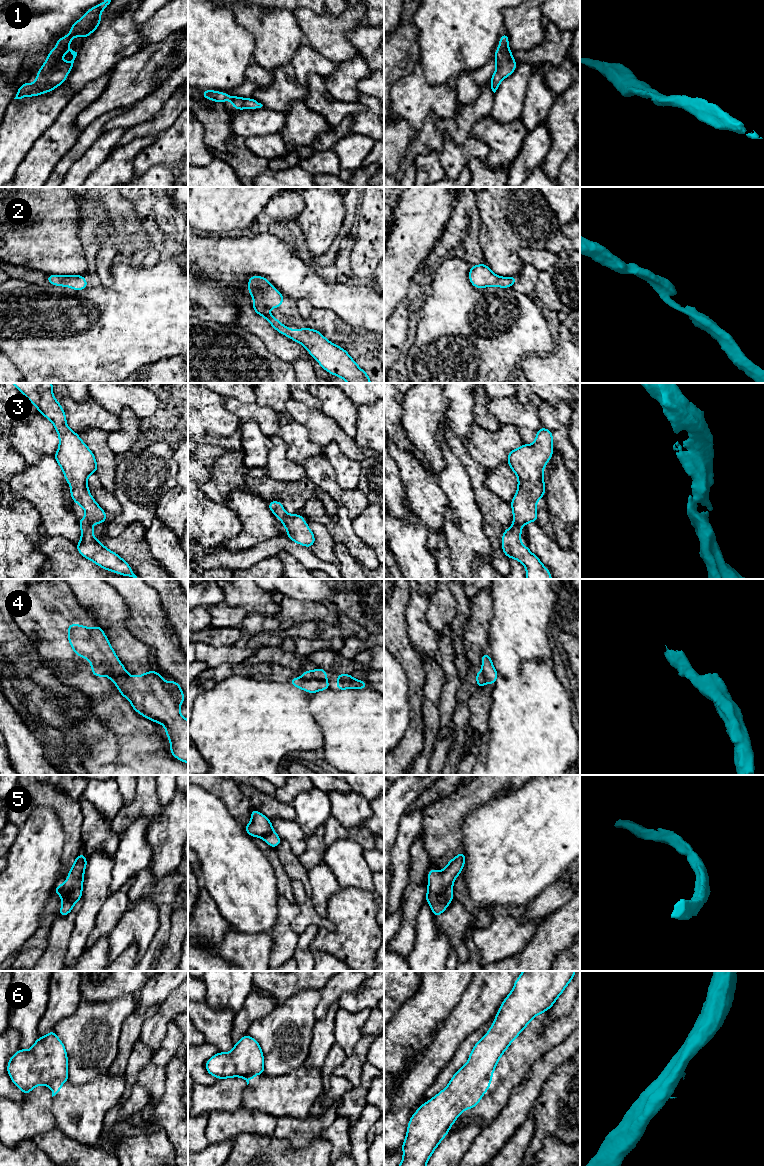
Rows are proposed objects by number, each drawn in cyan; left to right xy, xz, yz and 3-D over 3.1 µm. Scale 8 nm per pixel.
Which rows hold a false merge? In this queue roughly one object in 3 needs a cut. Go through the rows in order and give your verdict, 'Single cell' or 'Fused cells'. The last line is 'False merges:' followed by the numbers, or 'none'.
1: Single cell
2: Single cell
3: Single cell
4: Fused cells
5: Single cell
6: Fused cells
False merges: 4, 6

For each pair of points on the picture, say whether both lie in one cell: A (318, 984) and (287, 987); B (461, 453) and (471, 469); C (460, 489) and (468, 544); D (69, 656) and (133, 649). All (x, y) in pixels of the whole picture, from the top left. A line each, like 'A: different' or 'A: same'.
A: same
B: same
C: same
D: different

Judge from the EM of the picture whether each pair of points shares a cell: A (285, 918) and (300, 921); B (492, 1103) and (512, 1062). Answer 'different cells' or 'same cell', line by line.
A: different cells
B: same cell

